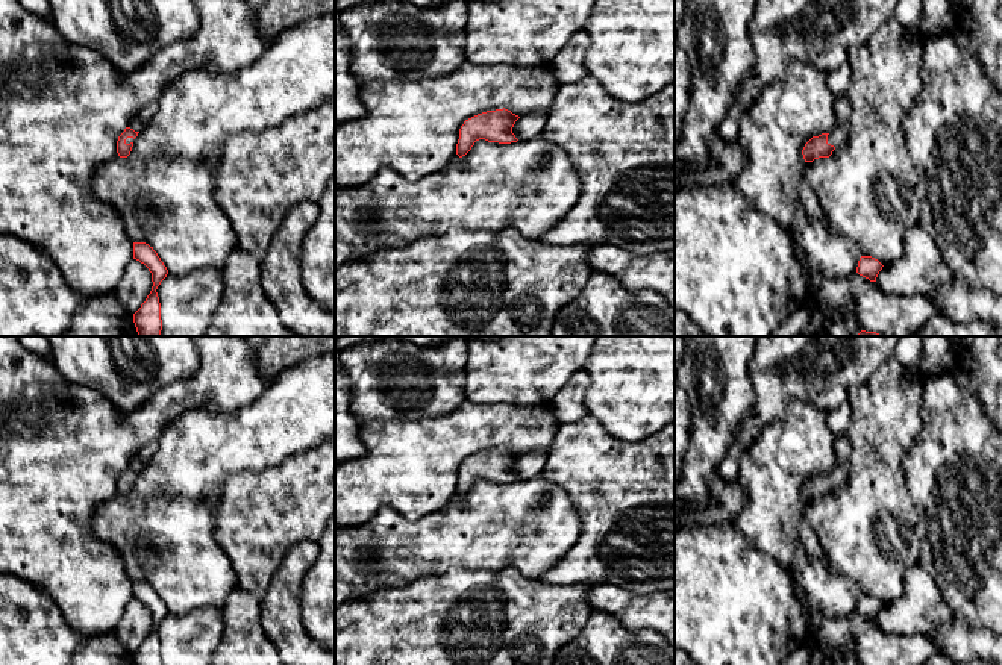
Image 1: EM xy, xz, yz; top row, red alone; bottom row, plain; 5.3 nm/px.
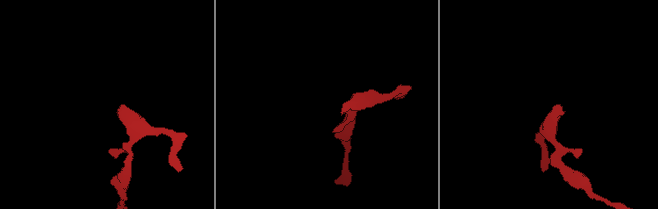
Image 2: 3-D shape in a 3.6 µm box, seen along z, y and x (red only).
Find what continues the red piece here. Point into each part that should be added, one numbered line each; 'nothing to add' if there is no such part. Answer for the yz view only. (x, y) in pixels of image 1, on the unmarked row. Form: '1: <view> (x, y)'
1: yz (839, 476)

